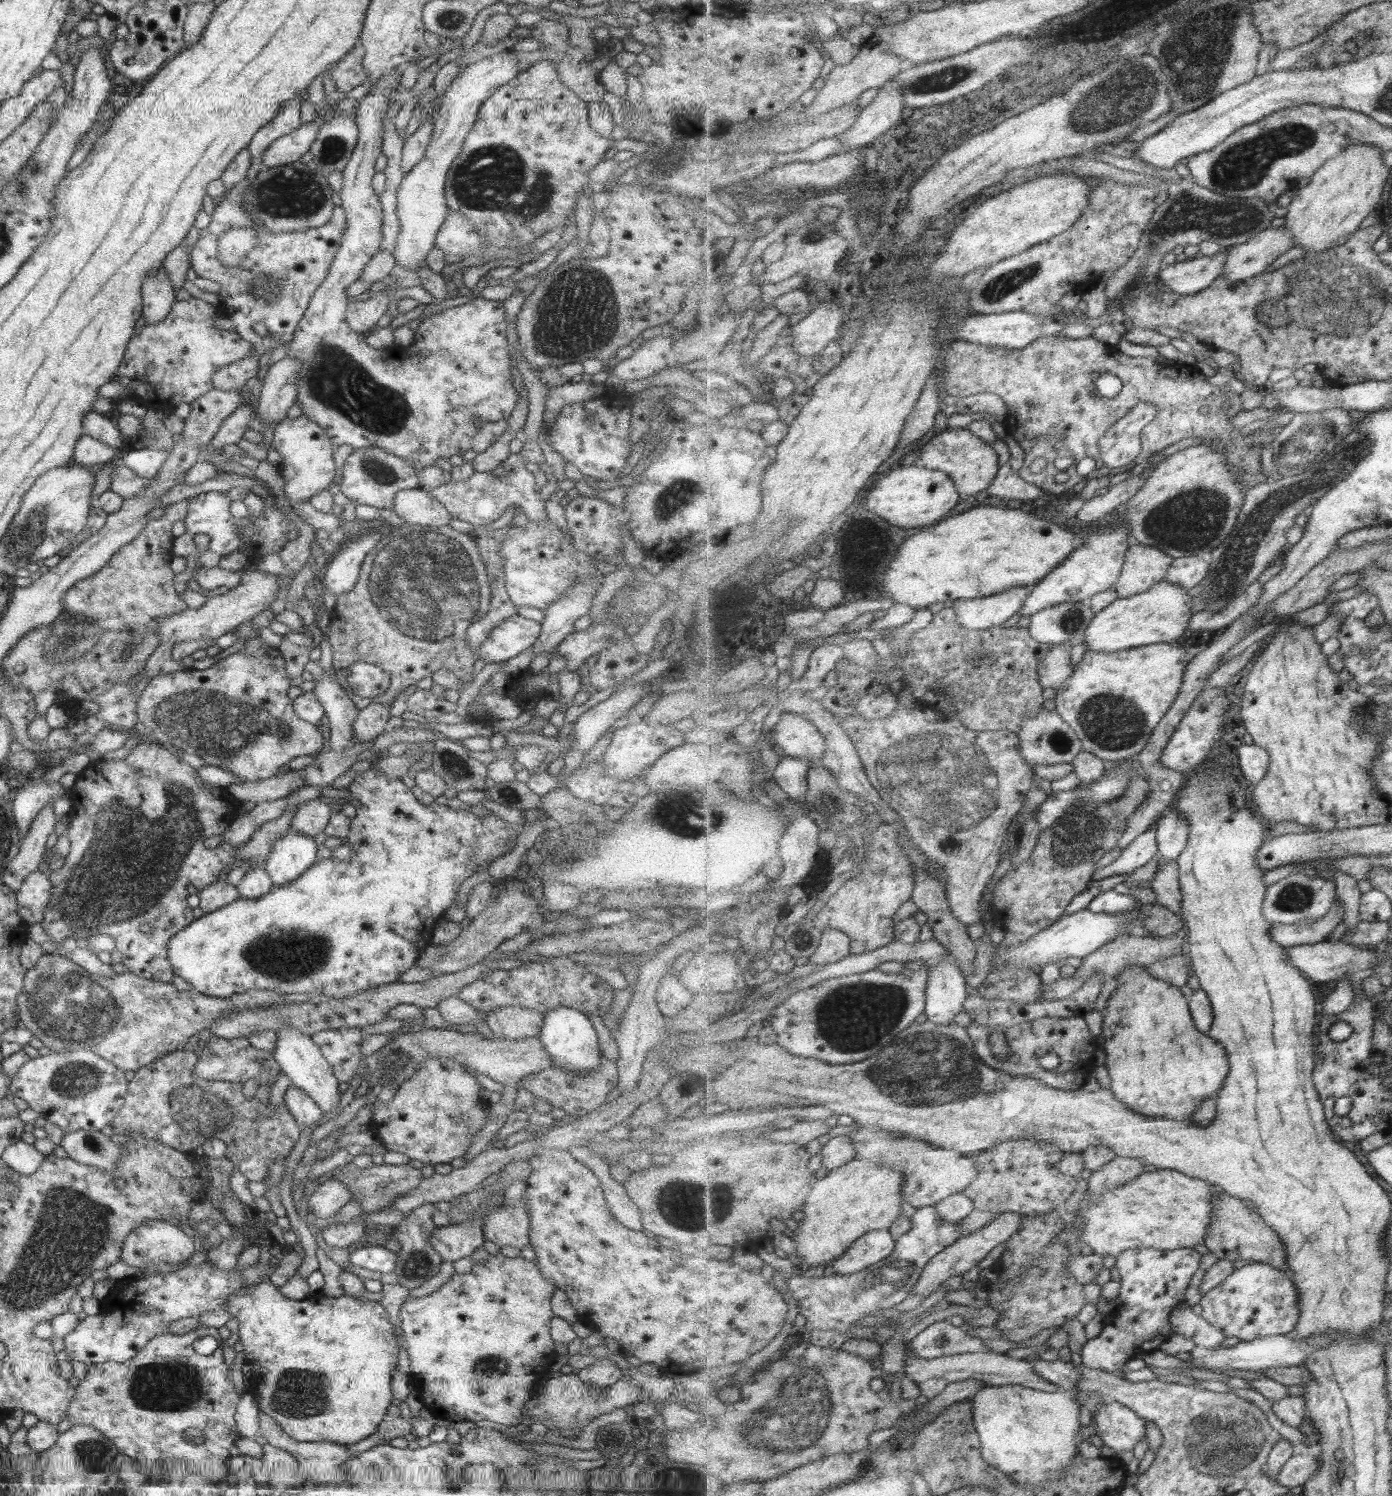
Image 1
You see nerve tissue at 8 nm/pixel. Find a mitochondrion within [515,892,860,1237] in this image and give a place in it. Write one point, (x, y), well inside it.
(694, 1210)

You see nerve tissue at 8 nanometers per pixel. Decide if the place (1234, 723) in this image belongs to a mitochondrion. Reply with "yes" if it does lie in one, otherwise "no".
no

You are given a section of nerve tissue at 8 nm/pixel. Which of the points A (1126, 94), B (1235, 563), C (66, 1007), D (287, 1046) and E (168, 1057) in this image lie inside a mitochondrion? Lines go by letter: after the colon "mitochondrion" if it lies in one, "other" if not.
A: mitochondrion
B: mitochondrion
C: mitochondrion
D: other
E: other

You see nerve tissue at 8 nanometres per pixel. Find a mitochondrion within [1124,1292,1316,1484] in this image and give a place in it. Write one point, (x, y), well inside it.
(1219, 1443)

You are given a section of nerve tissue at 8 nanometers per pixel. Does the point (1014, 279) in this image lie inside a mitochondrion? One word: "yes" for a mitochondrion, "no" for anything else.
yes

